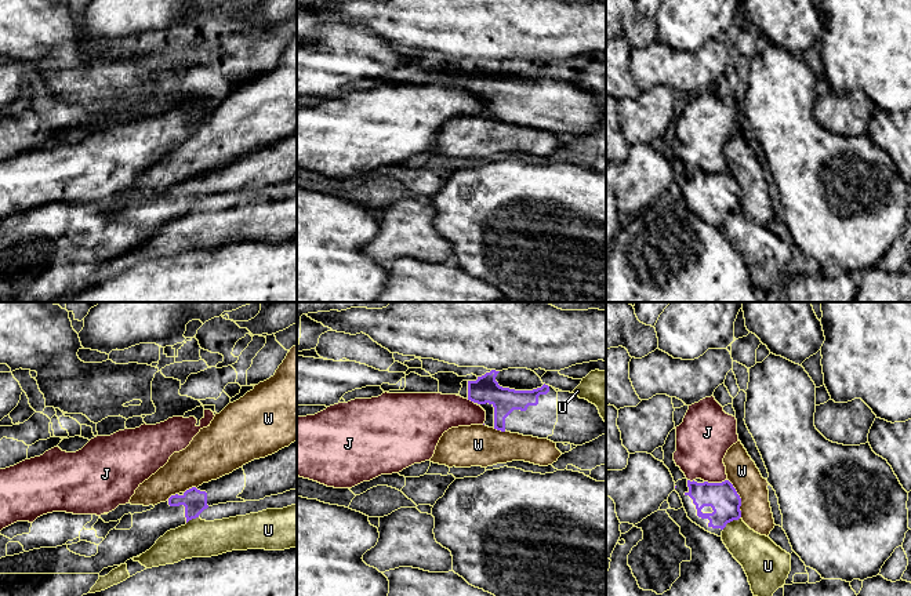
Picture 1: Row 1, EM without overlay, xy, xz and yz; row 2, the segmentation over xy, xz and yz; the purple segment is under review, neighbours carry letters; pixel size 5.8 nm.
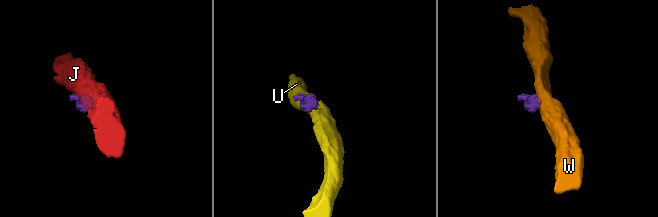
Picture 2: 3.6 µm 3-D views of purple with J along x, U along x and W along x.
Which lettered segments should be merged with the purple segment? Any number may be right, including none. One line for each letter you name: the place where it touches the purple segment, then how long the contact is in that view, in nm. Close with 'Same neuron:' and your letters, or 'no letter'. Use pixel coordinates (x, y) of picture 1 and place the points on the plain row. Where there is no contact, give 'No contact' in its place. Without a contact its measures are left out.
Same neuron: no letter

